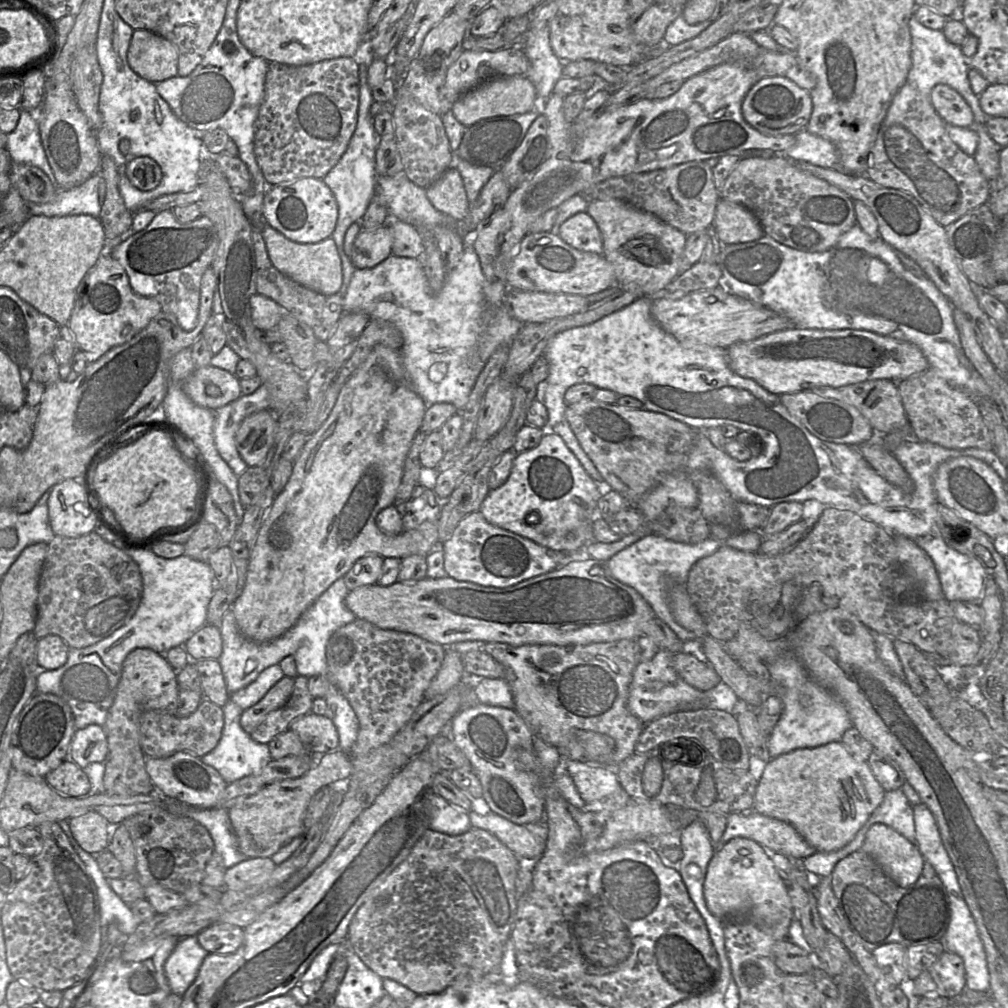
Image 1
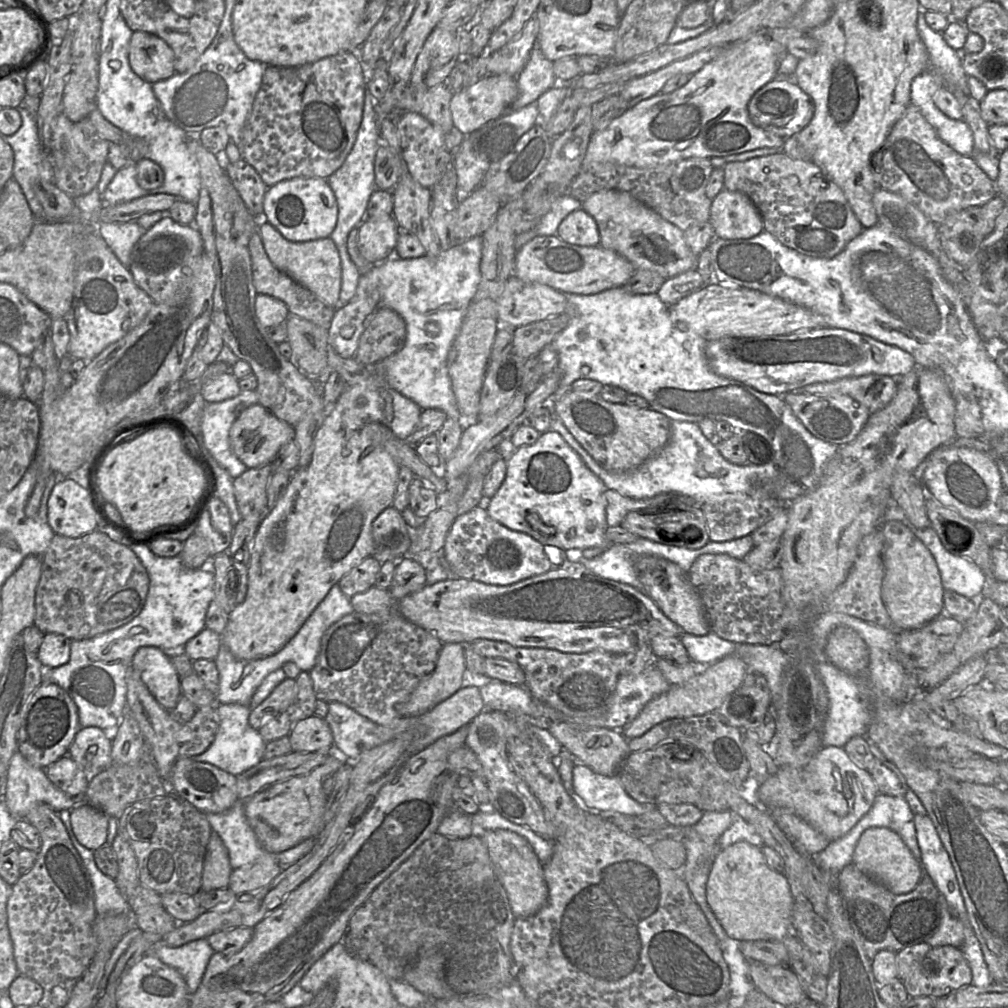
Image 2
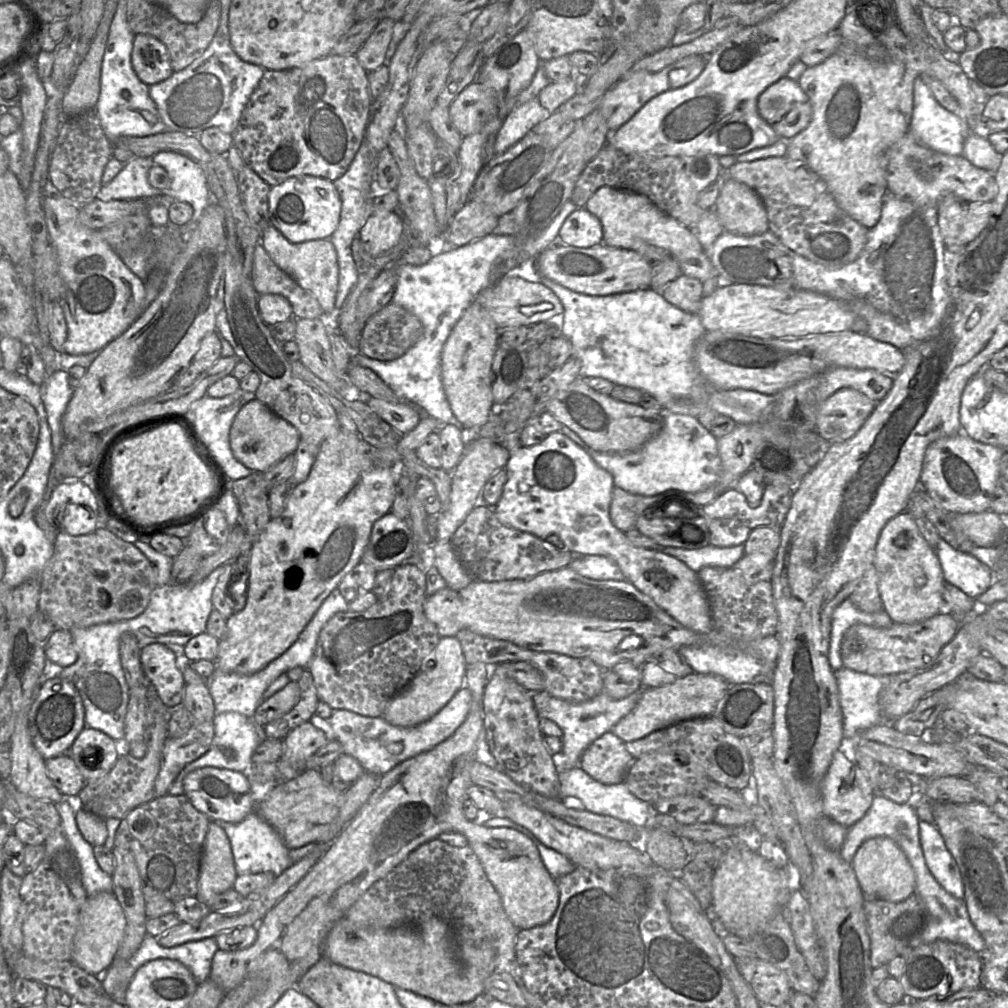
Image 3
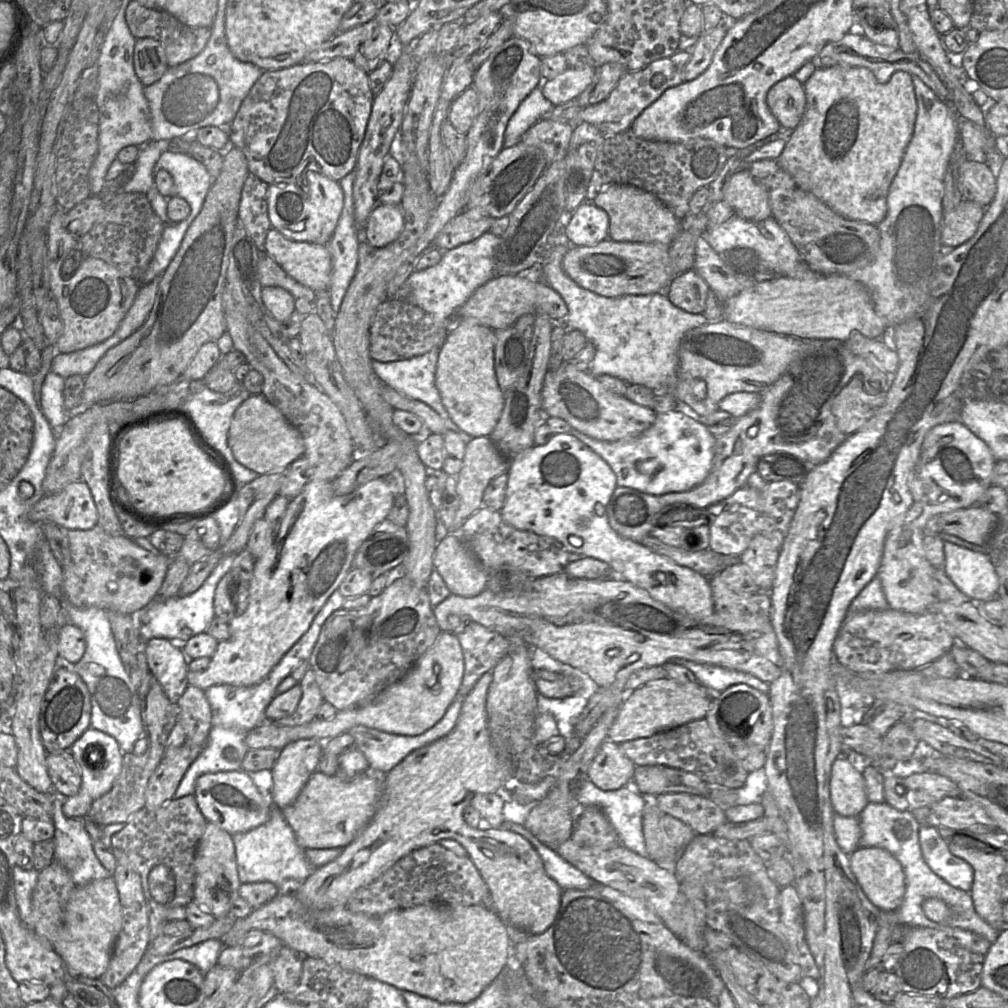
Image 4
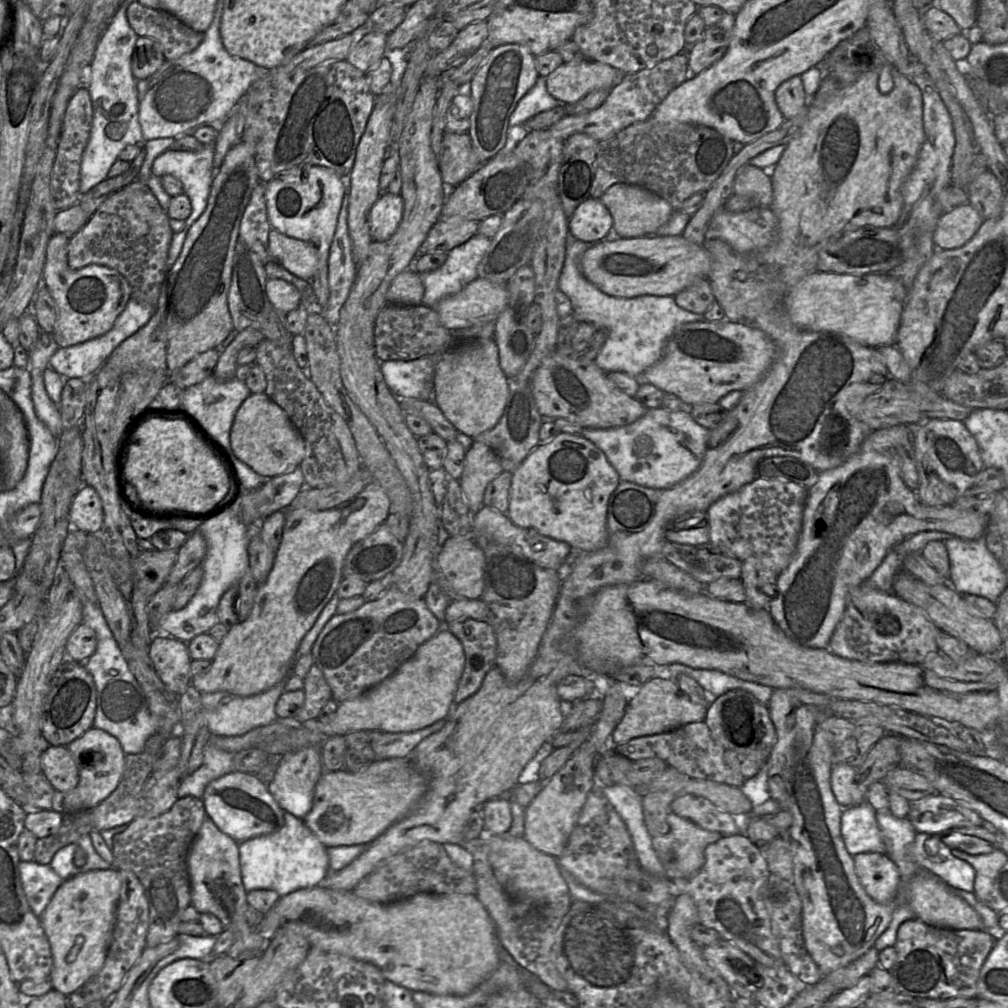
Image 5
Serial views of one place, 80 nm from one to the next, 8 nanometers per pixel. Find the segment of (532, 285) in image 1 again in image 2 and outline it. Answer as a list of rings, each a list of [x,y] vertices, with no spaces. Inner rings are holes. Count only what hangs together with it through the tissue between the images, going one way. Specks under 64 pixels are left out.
[[[557,235],[537,236],[516,254],[514,275],[522,281],[548,286],[564,294],[592,295],[612,288],[622,288],[636,269],[623,256],[600,246],[569,244]]]

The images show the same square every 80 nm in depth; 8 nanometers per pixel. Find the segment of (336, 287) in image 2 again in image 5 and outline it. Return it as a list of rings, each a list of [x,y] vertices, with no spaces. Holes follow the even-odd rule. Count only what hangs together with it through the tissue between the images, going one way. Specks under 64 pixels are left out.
[[[271,229],[269,251],[272,260],[277,261],[294,276],[306,281],[311,281],[314,277],[318,252],[313,245]]]

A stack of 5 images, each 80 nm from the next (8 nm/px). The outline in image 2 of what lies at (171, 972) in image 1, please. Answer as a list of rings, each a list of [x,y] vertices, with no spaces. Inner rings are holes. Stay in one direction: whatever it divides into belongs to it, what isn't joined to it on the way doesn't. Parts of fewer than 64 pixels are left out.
[[[206,939],[194,940],[178,947],[168,946],[160,940],[145,952],[181,974],[187,988],[187,998],[196,992],[214,953]]]

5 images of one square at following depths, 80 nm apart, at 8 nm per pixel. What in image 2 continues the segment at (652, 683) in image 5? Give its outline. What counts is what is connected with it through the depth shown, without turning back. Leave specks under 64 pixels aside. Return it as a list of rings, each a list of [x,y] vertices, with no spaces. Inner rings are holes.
[[[730,655],[710,666],[703,667],[694,677],[683,684],[672,686],[663,694],[648,702],[638,716],[618,730],[631,740],[647,733],[654,726],[673,718],[701,716],[717,711],[726,697],[743,685],[747,675],[745,663],[737,656]]]

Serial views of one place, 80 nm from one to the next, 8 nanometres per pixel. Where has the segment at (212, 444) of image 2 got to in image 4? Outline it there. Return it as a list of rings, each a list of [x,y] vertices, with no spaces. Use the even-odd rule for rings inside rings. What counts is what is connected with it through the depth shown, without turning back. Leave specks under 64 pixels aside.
[[[237,383],[231,390],[223,394],[213,392],[209,388],[202,388],[198,391],[194,391],[186,399],[183,405],[192,414],[195,422],[208,441],[225,455],[240,485],[249,483],[259,476],[259,474],[253,470],[248,469],[237,462],[228,446],[228,433],[233,415],[238,407],[250,396],[251,393],[242,385],[242,383]]]

